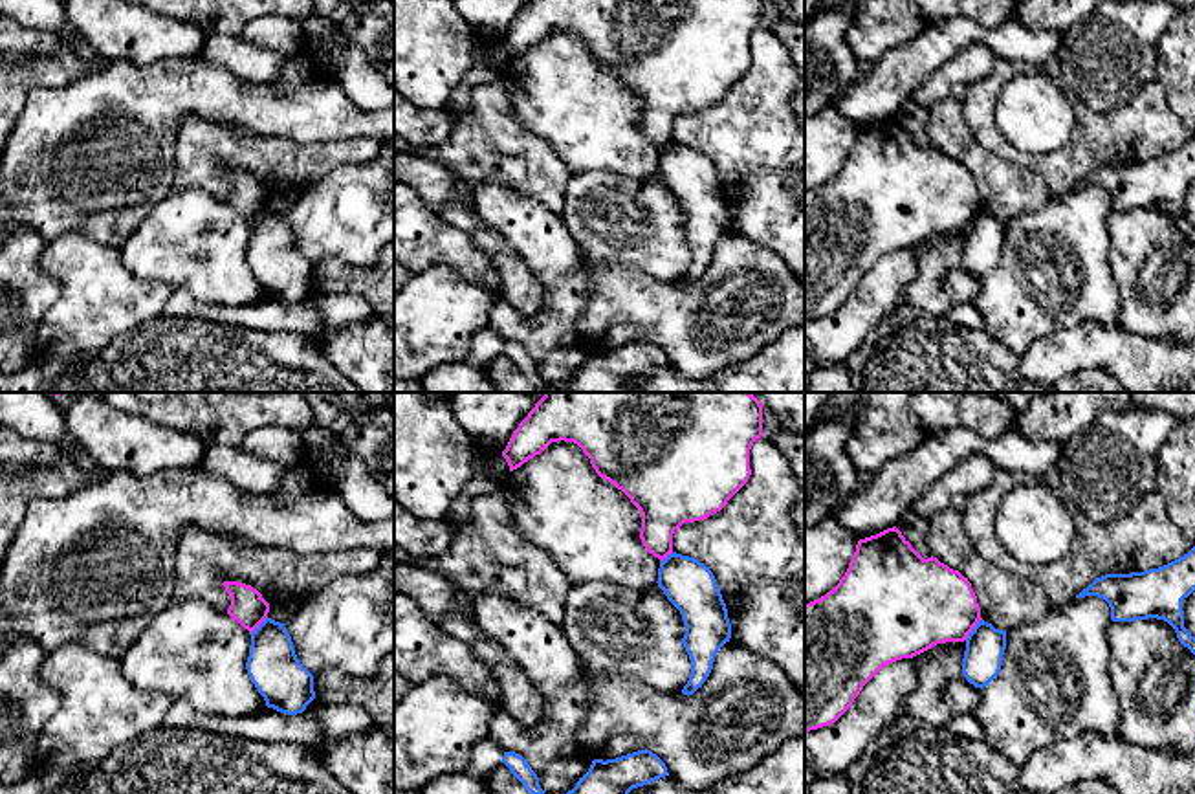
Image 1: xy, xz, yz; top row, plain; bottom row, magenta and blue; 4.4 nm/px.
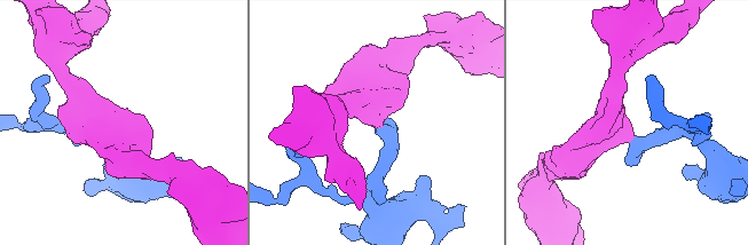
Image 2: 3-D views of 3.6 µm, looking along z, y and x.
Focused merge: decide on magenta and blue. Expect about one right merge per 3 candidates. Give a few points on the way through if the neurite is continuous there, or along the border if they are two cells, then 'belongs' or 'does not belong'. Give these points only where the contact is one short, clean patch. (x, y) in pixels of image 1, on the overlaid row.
border yz (981, 618), (964, 639); does not belong

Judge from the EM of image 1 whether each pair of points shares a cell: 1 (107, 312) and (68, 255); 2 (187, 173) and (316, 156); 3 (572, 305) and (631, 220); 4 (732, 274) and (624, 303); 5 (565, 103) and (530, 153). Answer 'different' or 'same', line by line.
1: same
2: same
3: different
4: same
5: different

